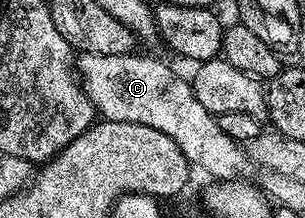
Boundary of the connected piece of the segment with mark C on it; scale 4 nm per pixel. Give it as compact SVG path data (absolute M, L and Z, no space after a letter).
M83 51L77 56L76 67L80 72L82 87L94 103L103 120L132 121L168 133L195 168L207 171L212 179L246 179L256 165L251 161L247 148L239 140L228 137L220 129L216 116L196 101L193 86L186 83L166 63L150 55L93 55Z

